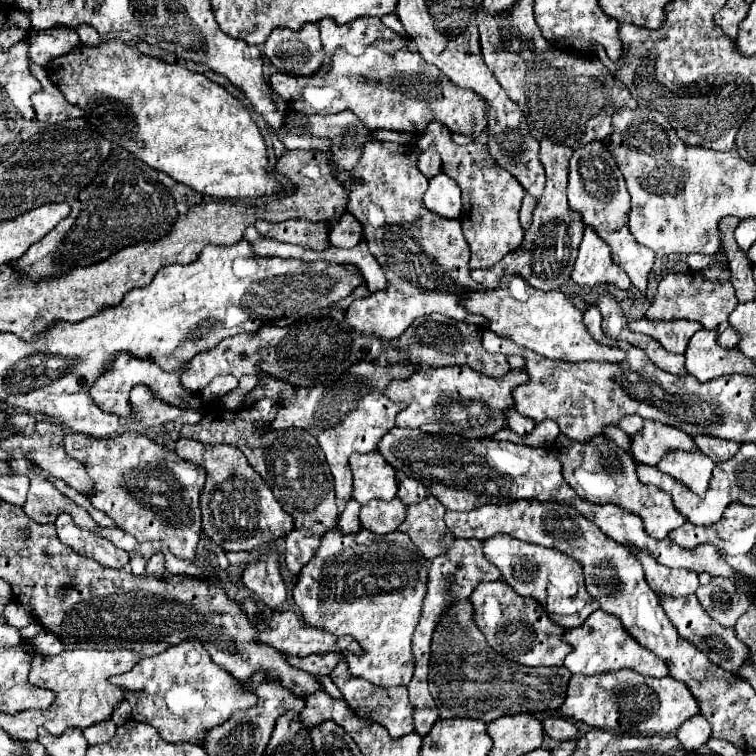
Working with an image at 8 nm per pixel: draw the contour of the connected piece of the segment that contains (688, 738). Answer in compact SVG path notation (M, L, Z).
M697 713L697 717L691 717L689 721L685 721L685 725L681 725L681 729L677 729L677 739L689 751L705 745L709 741L709 737L711 737L709 721L705 721L705 717L701 717L701 713Z

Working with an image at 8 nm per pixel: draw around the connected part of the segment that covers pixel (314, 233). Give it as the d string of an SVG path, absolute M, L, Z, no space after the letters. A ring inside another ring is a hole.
M289 219L283 223L257 221L255 229L263 237L271 237L275 241L285 241L291 245L301 245L313 251L323 251L329 247L327 223L313 223L305 219Z

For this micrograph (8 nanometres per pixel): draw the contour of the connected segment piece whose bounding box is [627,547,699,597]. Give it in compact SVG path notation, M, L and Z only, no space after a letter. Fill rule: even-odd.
M627 547L627 549L639 559L645 571L645 579L657 595L683 597L695 593L695 589L699 587L697 573L685 569L669 569L661 565L647 549L635 549L635 547Z

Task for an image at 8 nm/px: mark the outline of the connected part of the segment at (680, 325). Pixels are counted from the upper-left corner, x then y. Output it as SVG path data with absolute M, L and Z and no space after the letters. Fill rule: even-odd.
M631 321L629 329L645 333L659 341L669 353L685 353L687 343L695 331L701 329L699 323L693 321Z

